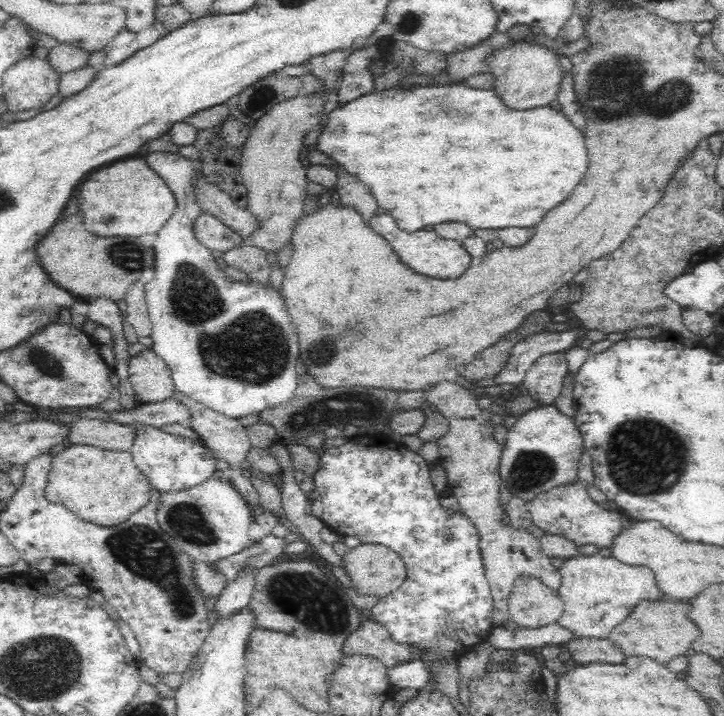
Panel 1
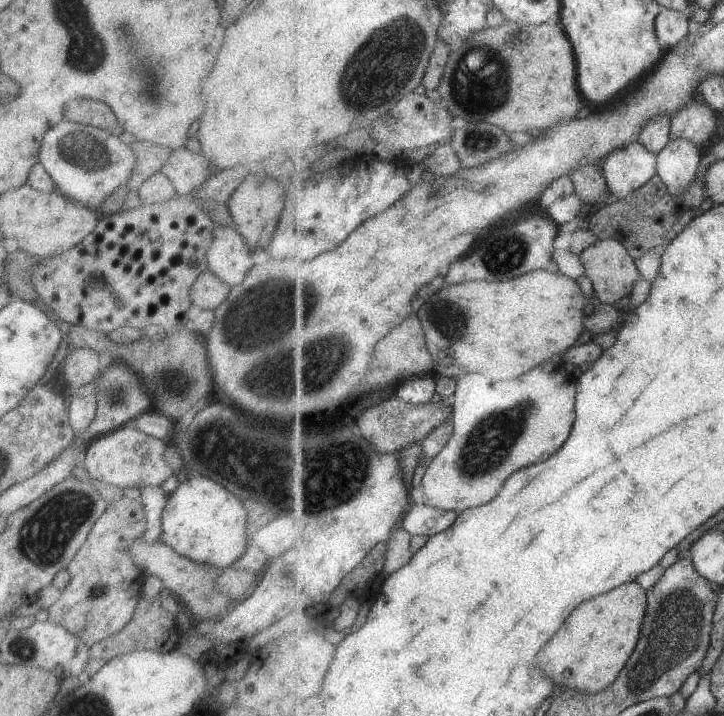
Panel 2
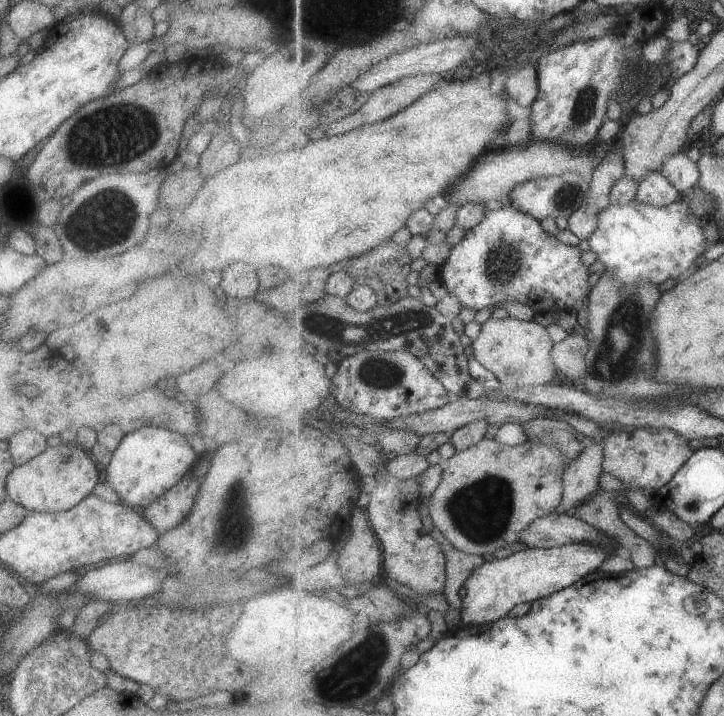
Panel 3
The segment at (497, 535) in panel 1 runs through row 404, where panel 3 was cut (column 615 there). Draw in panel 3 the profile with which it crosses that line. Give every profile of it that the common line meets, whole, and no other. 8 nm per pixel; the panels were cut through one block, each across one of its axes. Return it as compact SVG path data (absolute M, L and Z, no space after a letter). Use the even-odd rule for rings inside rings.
M643 427L636 430L625 430L603 438L604 472L615 476L624 487L621 494L627 490L647 488L654 494L663 489L677 471L692 457L694 450L682 434L669 429Z

